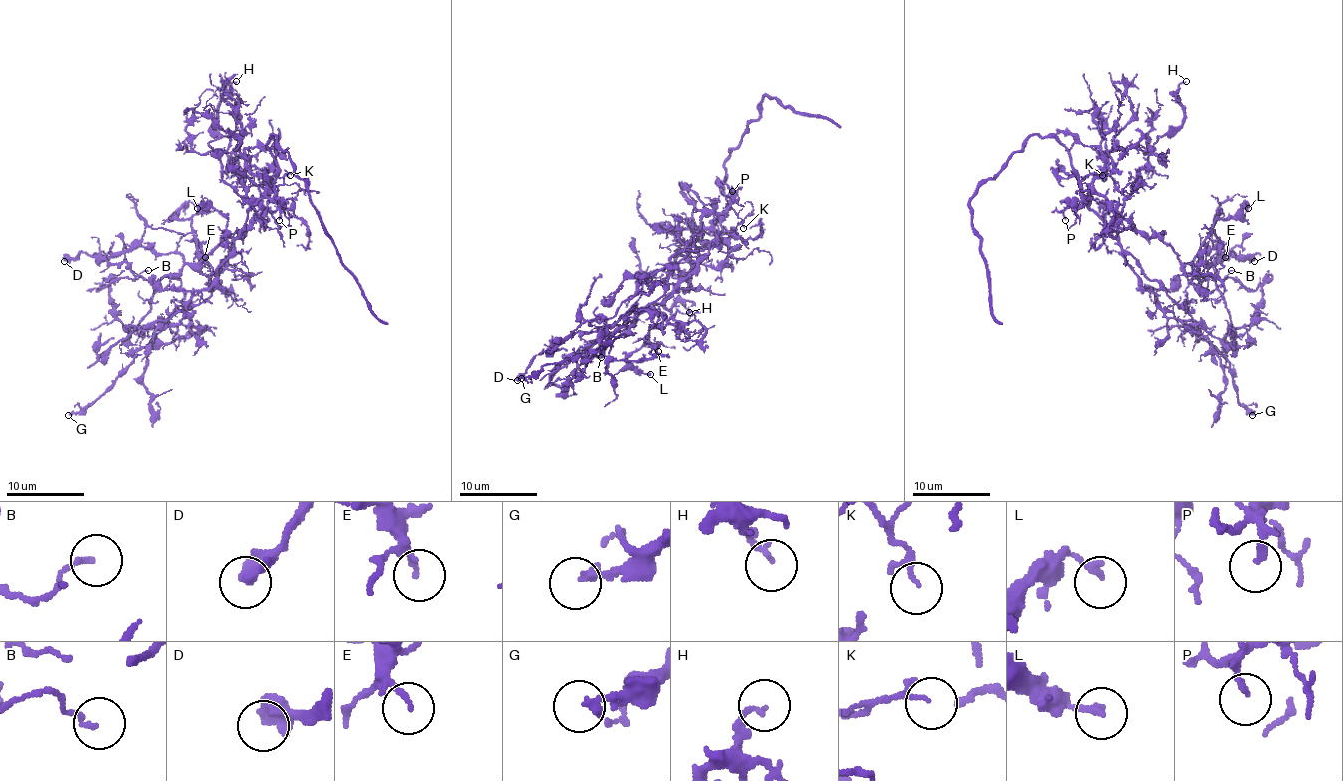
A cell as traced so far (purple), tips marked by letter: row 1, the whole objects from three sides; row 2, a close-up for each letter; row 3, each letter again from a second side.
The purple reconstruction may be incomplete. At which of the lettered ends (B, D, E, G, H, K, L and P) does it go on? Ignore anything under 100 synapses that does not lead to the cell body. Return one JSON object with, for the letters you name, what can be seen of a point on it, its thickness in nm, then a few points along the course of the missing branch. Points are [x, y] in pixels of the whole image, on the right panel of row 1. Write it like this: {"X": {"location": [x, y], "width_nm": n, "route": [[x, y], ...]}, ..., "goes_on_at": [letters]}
{"goes_on_at": []}

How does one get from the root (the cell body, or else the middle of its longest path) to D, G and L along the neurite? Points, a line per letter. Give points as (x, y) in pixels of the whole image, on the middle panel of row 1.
D: (720, 232), (720, 238), (669, 296), (646, 308), (628, 326), (574, 331), (552, 343), (533, 359), (517, 380)
G: (720, 232), (720, 218), (708, 212), (667, 277), (667, 289), (628, 310), (603, 347), (521, 378)
L: (720, 232), (697, 267), (669, 296), (654, 306), (659, 322), (650, 328), (644, 343), (626, 359), (650, 374)

